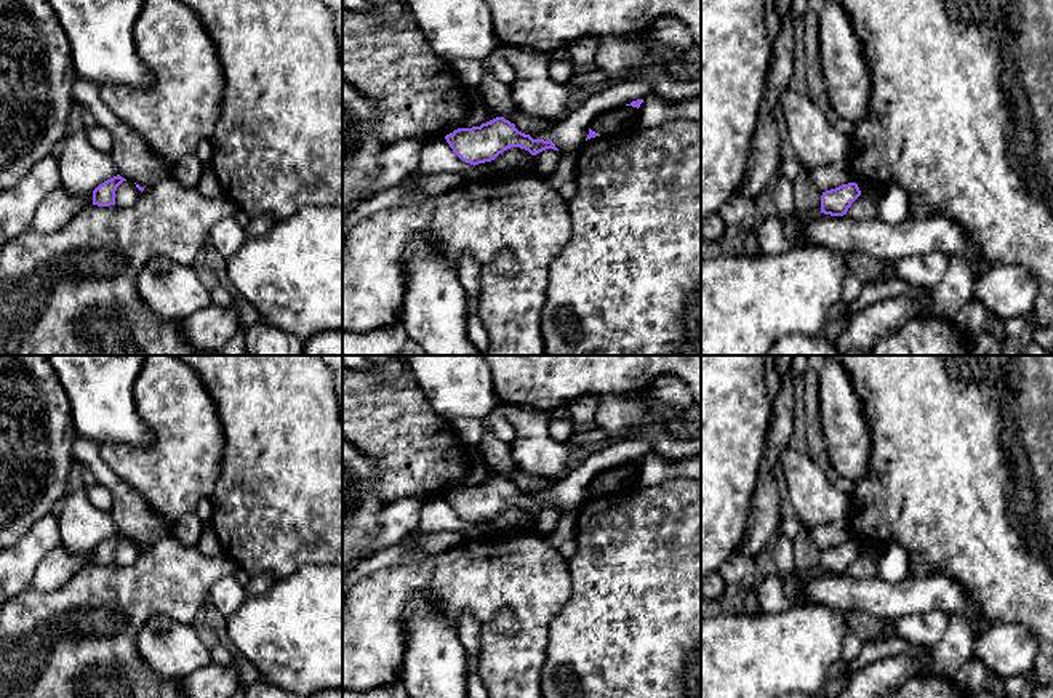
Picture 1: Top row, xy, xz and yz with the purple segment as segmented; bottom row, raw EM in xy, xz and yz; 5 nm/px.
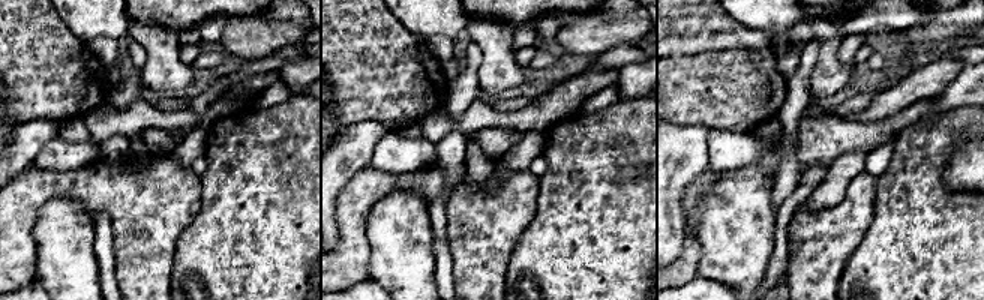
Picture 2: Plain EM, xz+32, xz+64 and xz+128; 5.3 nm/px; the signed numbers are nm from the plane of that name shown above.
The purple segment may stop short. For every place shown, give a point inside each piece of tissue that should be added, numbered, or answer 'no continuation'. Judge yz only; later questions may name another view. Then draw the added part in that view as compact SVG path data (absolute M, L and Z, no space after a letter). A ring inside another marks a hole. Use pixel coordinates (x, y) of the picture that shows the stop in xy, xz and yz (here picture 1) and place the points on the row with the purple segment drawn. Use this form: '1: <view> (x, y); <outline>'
no continuation

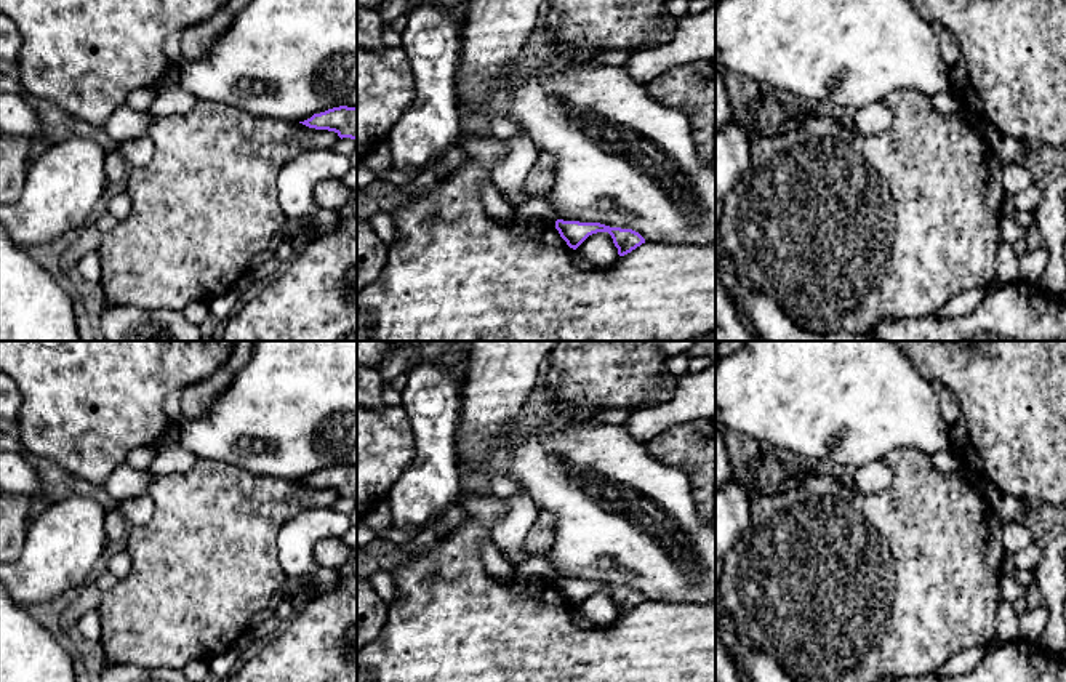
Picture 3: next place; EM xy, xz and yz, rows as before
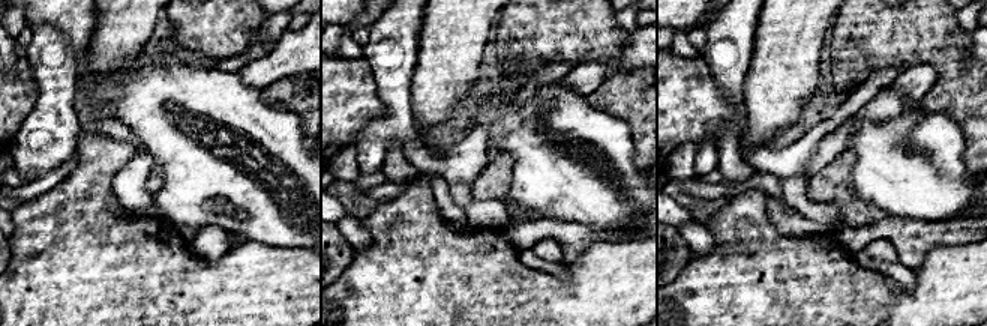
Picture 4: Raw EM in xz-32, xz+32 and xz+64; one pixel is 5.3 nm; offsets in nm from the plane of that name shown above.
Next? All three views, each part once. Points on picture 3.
no continuation

